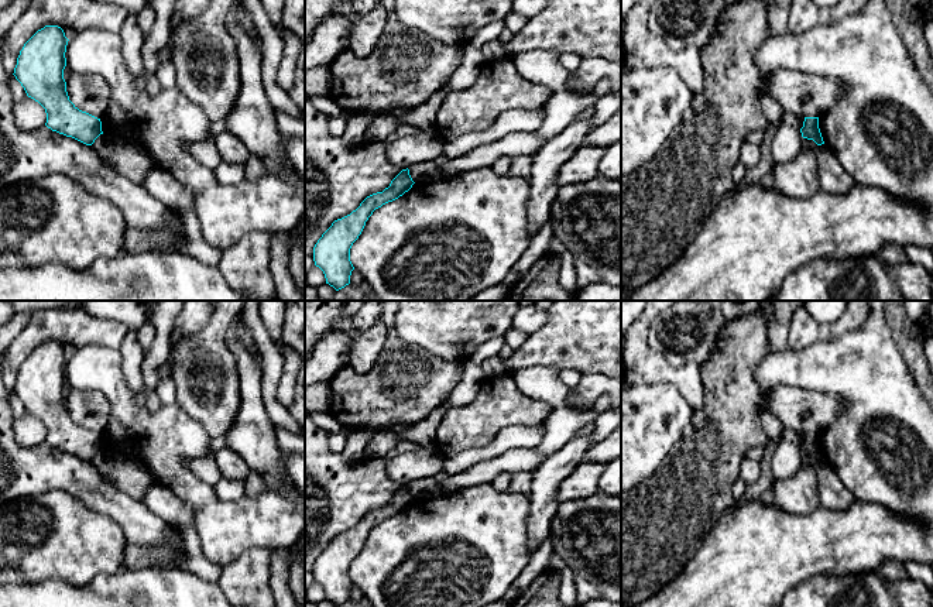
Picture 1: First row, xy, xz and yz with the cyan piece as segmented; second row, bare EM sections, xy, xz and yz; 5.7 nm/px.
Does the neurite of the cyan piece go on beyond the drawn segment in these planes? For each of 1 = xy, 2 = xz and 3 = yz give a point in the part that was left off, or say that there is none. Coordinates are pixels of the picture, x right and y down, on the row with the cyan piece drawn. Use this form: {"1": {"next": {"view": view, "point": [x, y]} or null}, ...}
{"1": {"next": null}, "2": {"next": null}, "3": {"next": null}}

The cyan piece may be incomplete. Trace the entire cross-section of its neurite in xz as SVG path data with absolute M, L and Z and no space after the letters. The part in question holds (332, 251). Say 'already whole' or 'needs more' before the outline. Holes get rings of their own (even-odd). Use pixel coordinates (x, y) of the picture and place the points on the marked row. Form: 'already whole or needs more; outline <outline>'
already whole; outline M402 169L383 192L367 196L350 215L337 219L322 234L313 247L313 261L326 278L326 284L336 291L350 284L354 270L350 261L350 248L361 234L366 222L373 212L383 205L392 202L408 192L415 182L409 169Z

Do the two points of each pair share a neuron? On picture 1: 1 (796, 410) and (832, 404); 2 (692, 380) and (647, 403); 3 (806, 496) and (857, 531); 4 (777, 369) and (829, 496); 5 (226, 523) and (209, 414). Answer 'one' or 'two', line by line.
1: one
2: two
3: two
4: two
5: two

